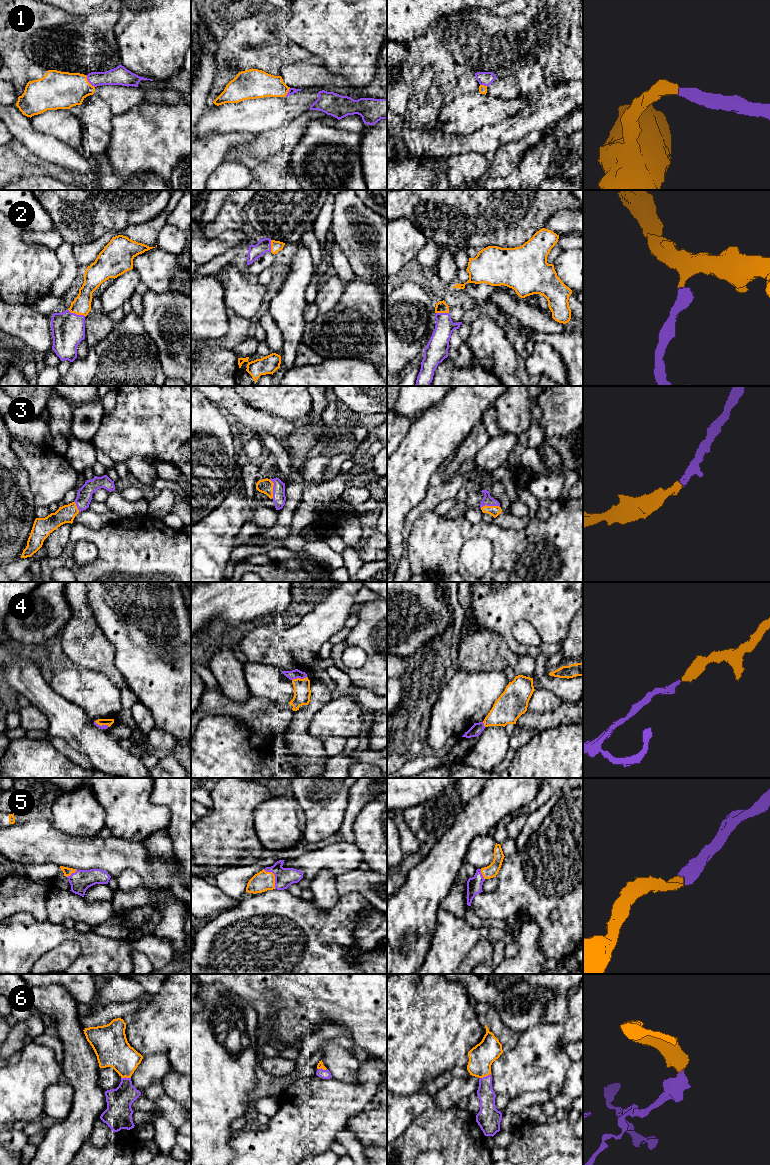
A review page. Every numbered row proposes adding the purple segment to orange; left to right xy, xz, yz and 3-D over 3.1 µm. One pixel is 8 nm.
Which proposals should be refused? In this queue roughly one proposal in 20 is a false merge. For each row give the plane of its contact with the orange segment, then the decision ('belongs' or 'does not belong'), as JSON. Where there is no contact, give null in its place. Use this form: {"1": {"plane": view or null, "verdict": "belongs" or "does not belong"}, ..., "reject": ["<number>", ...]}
{"1": {"plane": "xy", "verdict": "belongs"}, "2": {"plane": "xy", "verdict": "belongs"}, "3": {"plane": "xz", "verdict": "belongs"}, "4": {"plane": "xz", "verdict": "belongs"}, "5": {"plane": "xz", "verdict": "belongs"}, "6": {"plane": "yz", "verdict": "belongs"}, "reject": []}

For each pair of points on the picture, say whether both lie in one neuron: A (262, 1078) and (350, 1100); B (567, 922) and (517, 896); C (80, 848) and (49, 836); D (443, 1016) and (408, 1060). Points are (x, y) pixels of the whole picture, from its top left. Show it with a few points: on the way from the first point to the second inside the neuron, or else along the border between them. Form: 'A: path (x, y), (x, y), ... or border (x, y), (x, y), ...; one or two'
A: border (312, 1076), (304, 1076), (297, 1079), (278, 1098); two
B: path (560, 908), (552, 900), (539, 900), (531, 896); one
C: path (72, 848), (61, 848), (57, 844); one
D: path (432, 1027), (410, 1049); one

